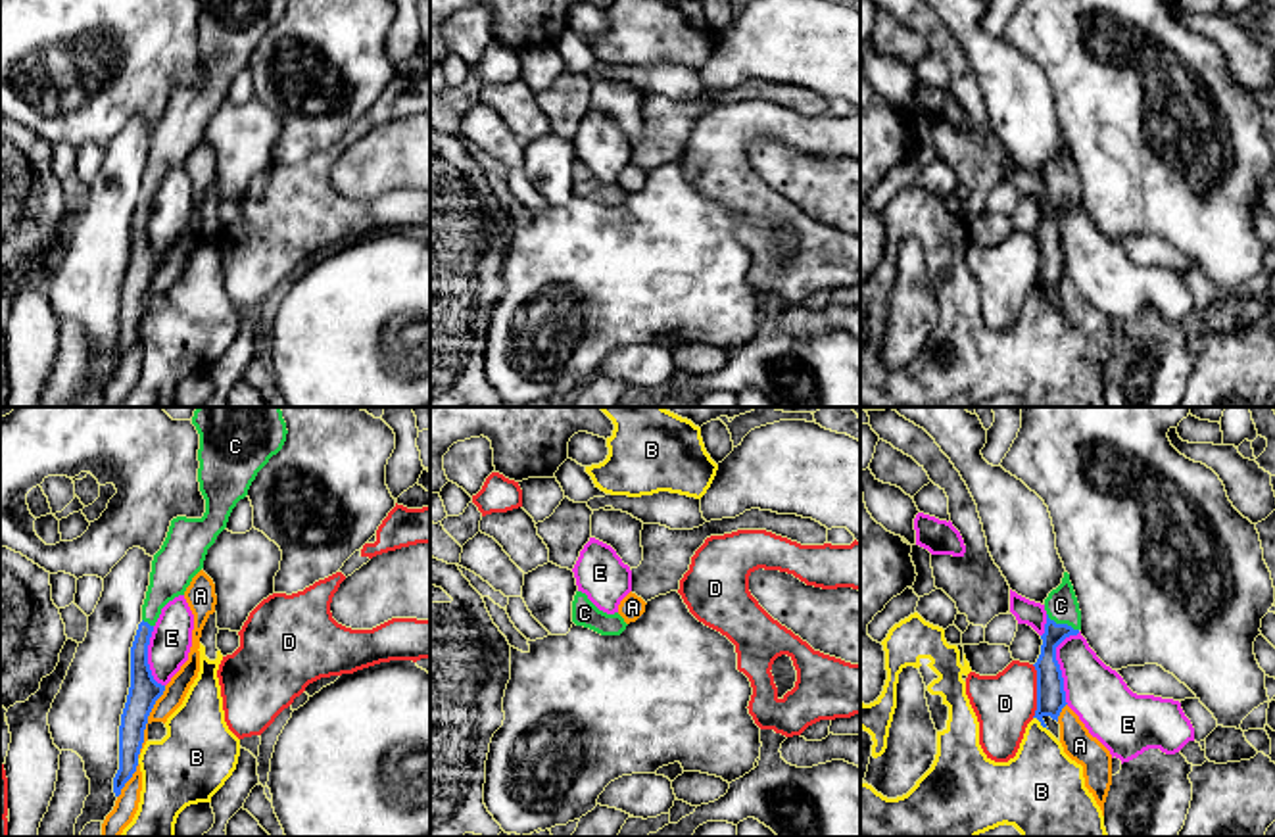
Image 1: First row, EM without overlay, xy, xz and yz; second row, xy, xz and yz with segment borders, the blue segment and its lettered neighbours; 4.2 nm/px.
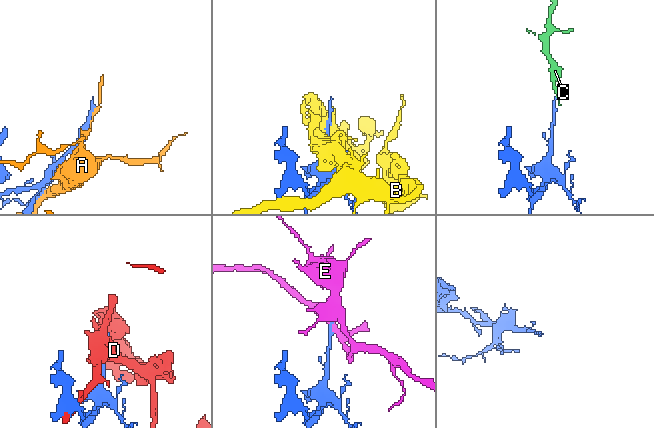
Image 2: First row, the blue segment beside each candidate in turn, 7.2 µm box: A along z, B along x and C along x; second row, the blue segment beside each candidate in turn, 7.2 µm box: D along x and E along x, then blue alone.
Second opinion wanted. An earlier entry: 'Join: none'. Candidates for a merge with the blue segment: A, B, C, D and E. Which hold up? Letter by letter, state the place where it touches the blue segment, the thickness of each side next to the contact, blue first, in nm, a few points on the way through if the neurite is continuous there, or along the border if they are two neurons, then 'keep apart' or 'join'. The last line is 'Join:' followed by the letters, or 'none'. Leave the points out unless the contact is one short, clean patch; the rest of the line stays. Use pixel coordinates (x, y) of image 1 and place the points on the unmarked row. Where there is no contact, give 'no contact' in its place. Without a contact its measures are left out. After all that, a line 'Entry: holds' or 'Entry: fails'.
A: meets blue in xy at (146, 292); 130 nm thick on the blue side, 90 nm on the other; keep apart
B: meets blue in yz at (1041, 294); 130 nm thick on the blue side, 320 nm on the other; keep apart
C: meets blue in yz at (1062, 194); 110 nm thick on the blue side, 140 nm on the other; runs through yz (1049, 246), (1049, 212), (1062, 194), (1060, 175); join
D: meets blue in yz at (1037, 262); 130 nm thick on the blue side, 260 nm on the other; keep apart
E: meets blue in yz at (1058, 235); 130 nm thick on the blue side, 240 nm on the other; border along yz (1080, 202), (1057, 217), (1057, 233), (1068, 273); keep apart
Join: C
Entry: fails

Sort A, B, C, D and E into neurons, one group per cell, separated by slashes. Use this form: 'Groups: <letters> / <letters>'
Groups: A / B / C / D / E

